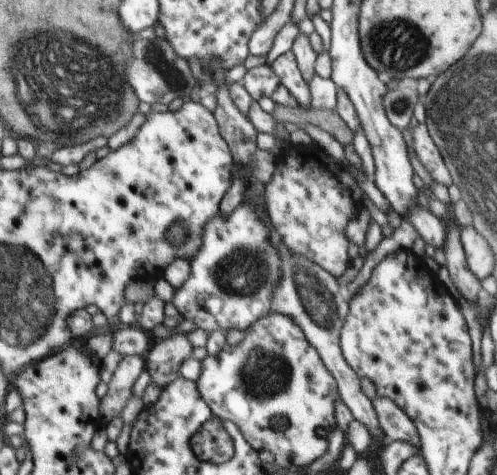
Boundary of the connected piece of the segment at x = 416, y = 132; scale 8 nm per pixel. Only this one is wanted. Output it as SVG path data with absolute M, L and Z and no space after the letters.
M420 123L414 129L411 129L414 140L414 150L424 168L431 174L432 178L438 184L444 184L449 187L453 184L453 178L445 160L441 155L441 150L436 146L429 130L424 123Z

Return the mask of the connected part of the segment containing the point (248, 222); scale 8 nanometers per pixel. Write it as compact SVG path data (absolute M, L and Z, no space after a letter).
M245 199L240 206L236 207L236 210L232 212L230 216L222 217L221 214L218 214L213 219L210 219L205 224L205 232L202 237L202 246L198 251L197 255L194 255L191 259L188 259L191 273L188 277L188 280L181 286L180 289L176 289L176 294L171 300L174 303L174 306L178 309L180 317L186 320L192 320L195 322L198 329L205 330L207 333L214 332L214 330L246 330L253 322L256 322L258 319L265 317L270 314L271 307L271 294L274 290L274 287L278 284L280 275L281 275L281 258L277 253L277 250L274 248L273 244L269 240L269 234L267 227L261 221L261 214L266 211L265 202L264 203L248 203Z

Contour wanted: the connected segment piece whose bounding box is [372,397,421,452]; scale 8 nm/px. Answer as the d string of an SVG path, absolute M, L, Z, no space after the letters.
M376 397L372 402L386 440L410 443L419 452L421 440L416 425L410 417L390 399Z

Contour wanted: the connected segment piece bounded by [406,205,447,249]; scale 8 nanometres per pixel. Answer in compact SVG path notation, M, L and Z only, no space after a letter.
M421 206L409 209L406 218L410 221L420 233L426 243L432 244L435 248L442 249L447 241L447 226L432 211L425 210Z

